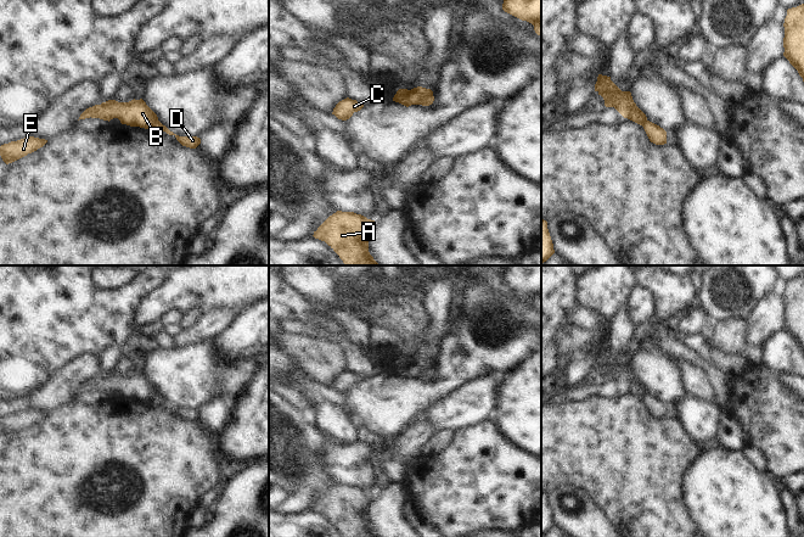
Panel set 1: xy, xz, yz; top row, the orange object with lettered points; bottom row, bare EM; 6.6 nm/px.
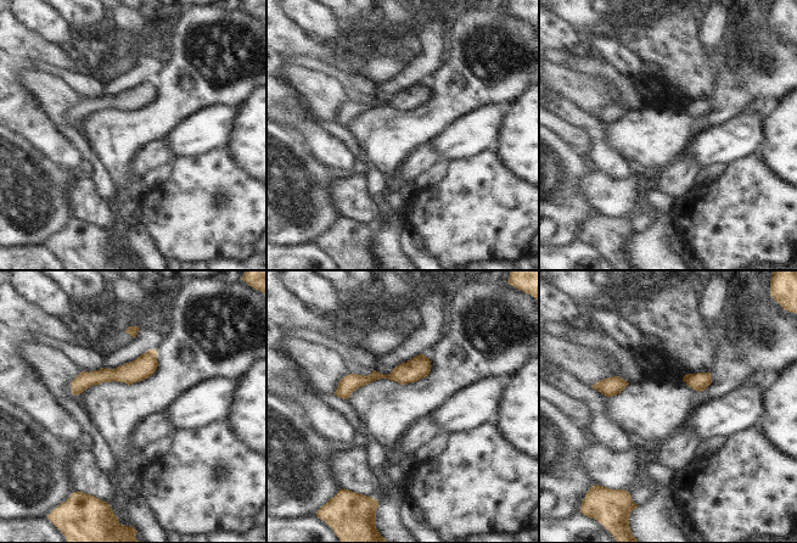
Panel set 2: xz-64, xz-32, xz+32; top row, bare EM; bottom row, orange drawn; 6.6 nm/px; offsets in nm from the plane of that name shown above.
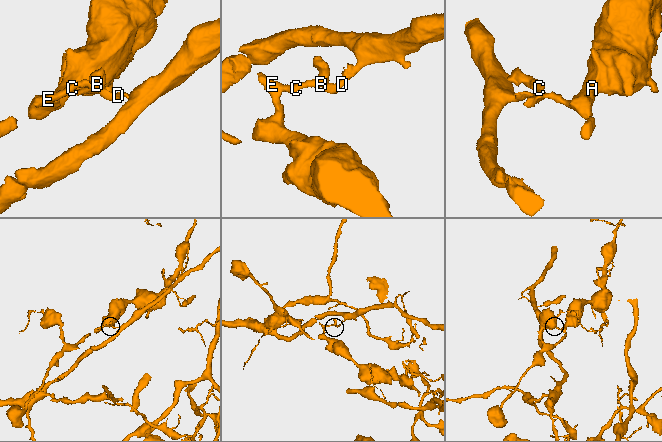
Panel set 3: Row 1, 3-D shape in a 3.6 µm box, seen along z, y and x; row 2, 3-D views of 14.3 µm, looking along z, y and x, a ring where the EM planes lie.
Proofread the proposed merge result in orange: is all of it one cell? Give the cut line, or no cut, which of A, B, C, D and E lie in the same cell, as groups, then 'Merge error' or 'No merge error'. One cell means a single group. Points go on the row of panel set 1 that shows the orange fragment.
Split along xz (432, 93), (419, 104). Groups: A B C E / D. Merge error

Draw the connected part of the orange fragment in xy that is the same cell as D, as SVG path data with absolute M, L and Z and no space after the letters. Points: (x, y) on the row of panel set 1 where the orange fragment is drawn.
M157 122L153 127L151 127L150 129L157 132L157 133L162 133L165 132L169 135L174 135L176 138L176 140L186 147L190 149L196 149L199 144L201 144L201 139L197 136L179 136L176 134L174 134L173 132L170 132L165 125L163 125L161 122Z

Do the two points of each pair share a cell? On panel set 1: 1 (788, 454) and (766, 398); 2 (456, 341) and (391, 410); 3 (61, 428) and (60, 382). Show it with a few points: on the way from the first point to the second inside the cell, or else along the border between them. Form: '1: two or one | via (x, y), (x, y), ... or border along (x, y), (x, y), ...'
1: one | via (788, 441), (788, 432), (769, 412)
2: one | via (455, 363), (425, 393), (412, 398)
3: two | border along (73, 400), (48, 413)

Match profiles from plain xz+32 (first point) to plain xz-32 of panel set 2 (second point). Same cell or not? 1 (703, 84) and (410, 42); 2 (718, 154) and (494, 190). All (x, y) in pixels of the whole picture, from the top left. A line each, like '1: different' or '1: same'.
1: same
2: different

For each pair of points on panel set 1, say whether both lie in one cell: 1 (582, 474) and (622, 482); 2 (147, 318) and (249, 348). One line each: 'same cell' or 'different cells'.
1: same cell
2: different cells

